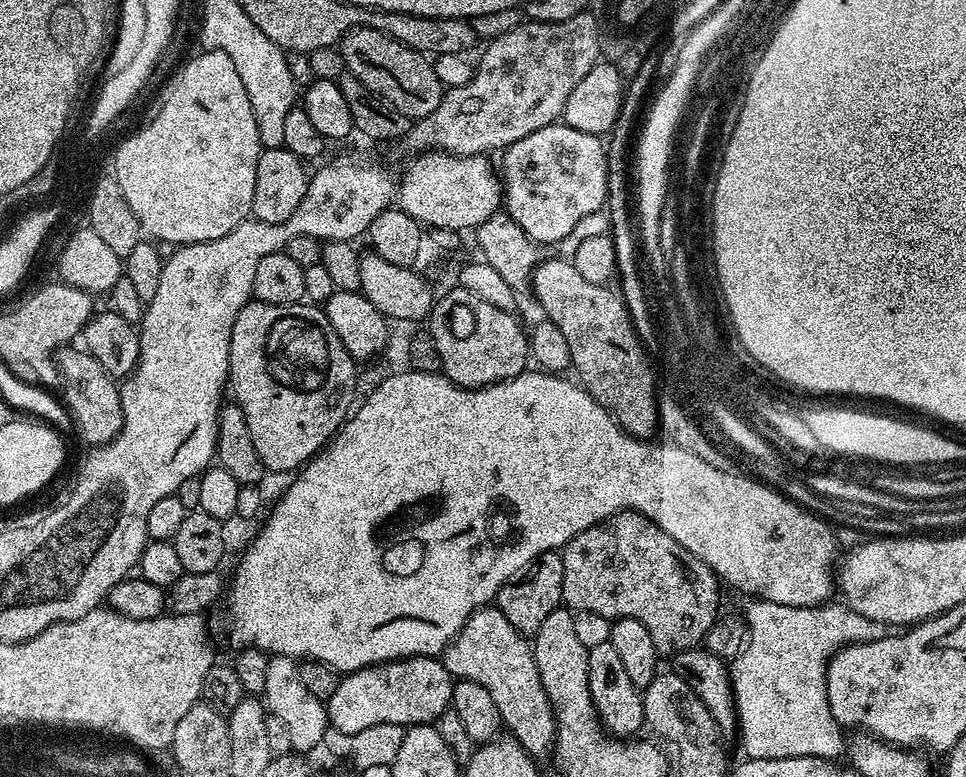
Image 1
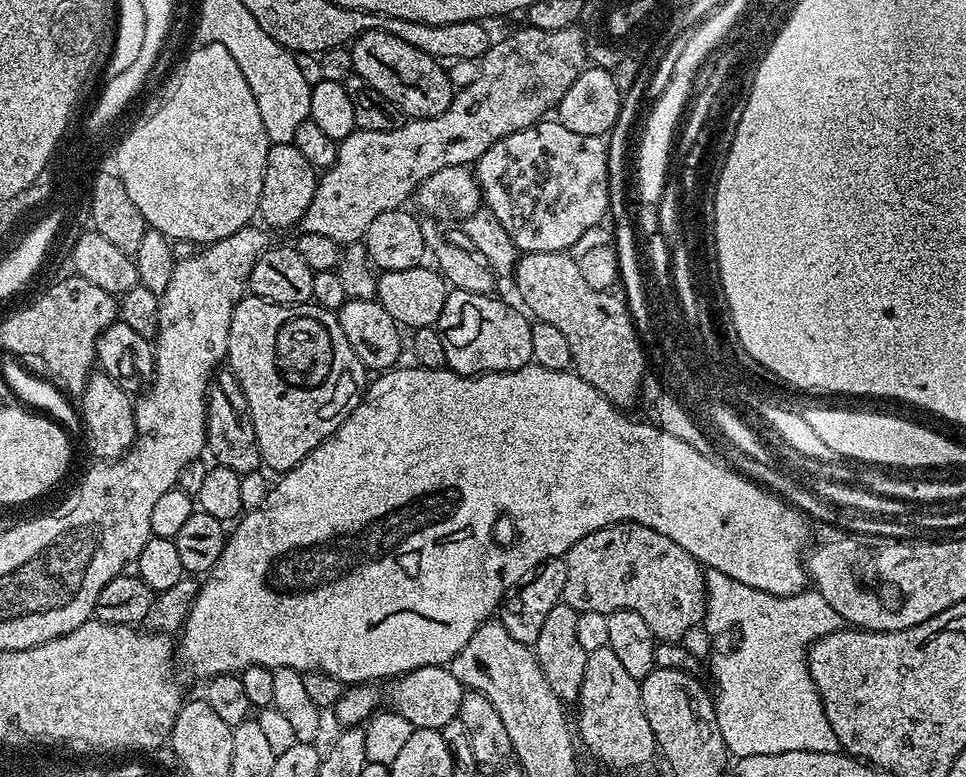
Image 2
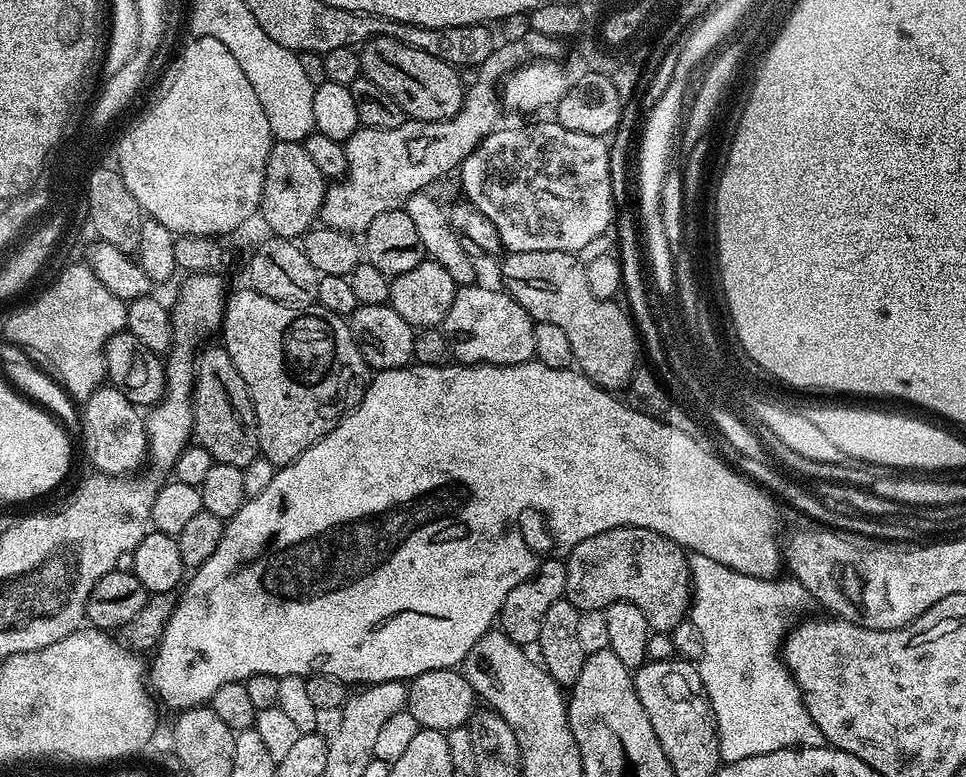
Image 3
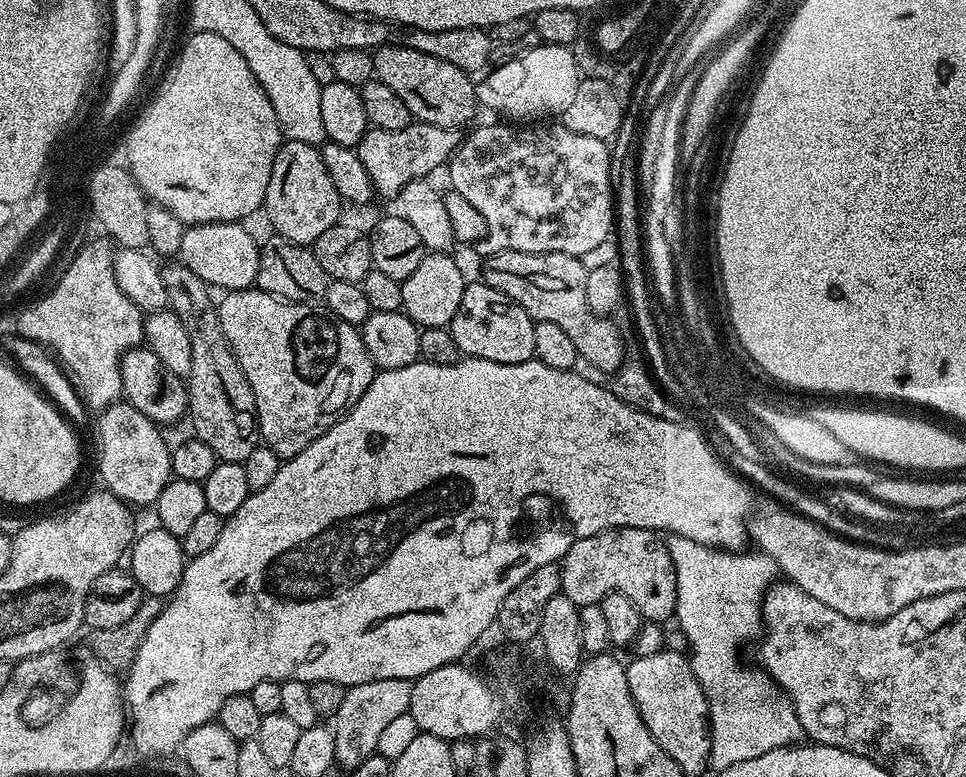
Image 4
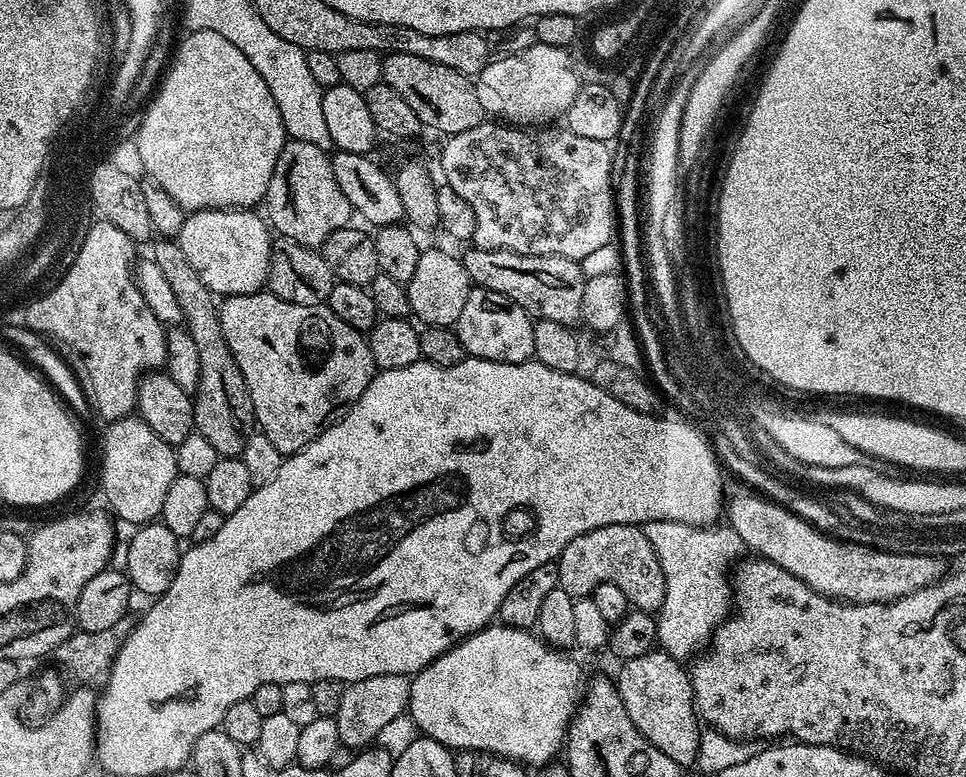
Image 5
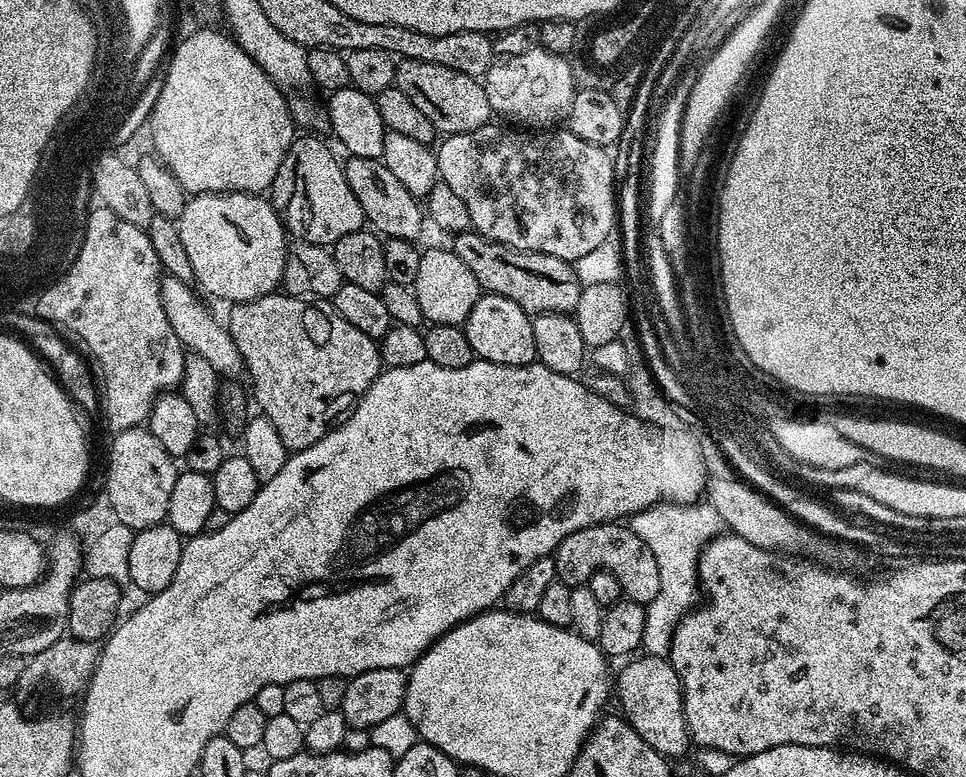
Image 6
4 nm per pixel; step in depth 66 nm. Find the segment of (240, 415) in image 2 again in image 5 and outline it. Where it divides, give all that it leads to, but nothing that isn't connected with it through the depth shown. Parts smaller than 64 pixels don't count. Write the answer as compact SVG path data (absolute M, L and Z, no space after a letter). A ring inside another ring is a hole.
M160 238L152 246L150 258L162 269L162 274L166 274L166 282L170 282L174 296L178 298L183 325L198 346L201 372L192 402L195 431L209 440L222 458L243 457L246 442L257 431L258 425L254 402L250 402L250 390L246 390L242 370L238 370L234 354L230 354L230 346L226 346L226 338L222 334L217 297L208 289L206 282L198 278L194 266L190 266L182 246L175 239Z

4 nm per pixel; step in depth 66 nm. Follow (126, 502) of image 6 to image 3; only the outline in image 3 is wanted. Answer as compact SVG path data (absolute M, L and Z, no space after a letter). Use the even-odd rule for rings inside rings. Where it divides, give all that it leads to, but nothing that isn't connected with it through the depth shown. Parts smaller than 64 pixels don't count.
M102 386L82 404L82 437L84 448L97 473L105 476L127 476L139 473L149 459L148 426L141 409L122 390Z

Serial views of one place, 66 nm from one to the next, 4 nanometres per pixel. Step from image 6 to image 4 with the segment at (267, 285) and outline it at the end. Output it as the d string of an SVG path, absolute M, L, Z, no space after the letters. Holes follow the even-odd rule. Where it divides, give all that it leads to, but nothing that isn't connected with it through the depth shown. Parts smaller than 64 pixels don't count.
M210 222L185 227L178 253L179 263L194 270L194 274L198 274L198 278L202 278L213 289L253 287L258 274L260 244L244 227L240 222Z

